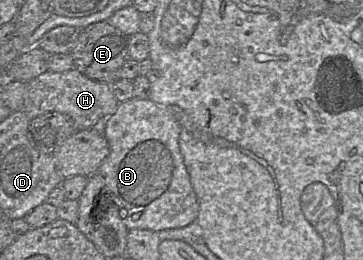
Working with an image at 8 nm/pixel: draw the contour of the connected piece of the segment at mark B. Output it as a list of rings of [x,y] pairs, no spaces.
[[[132,98],[120,102],[114,114],[108,117],[104,136],[109,145],[109,154],[102,162],[98,173],[105,180],[105,193],[121,209],[121,219],[130,229],[160,231],[180,228],[196,221],[199,202],[191,184],[179,147],[180,126],[172,114],[150,99]]]

